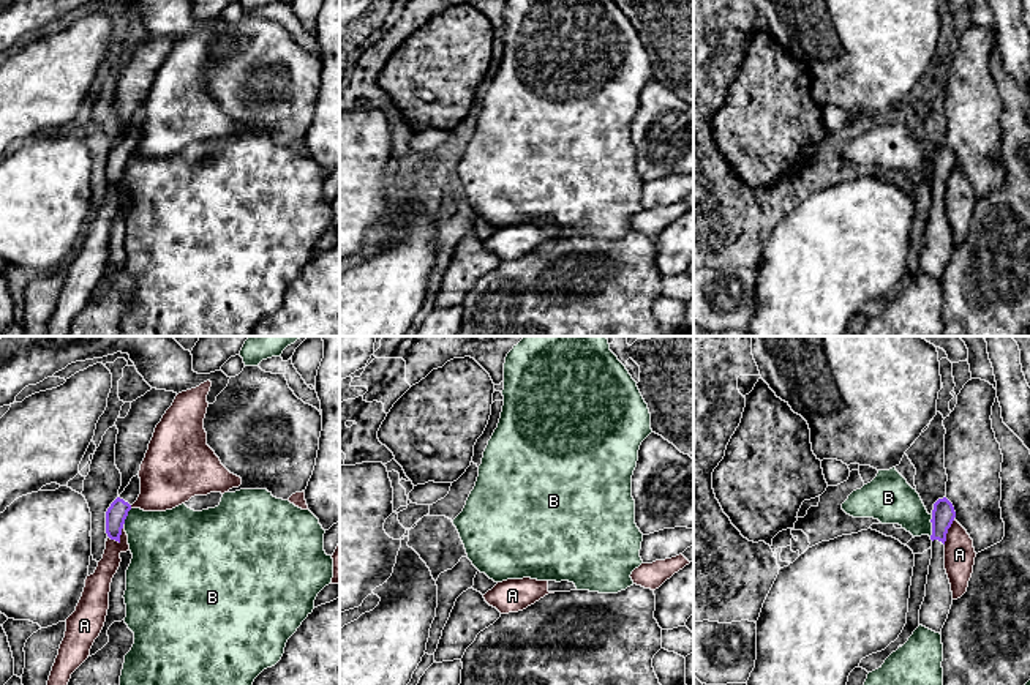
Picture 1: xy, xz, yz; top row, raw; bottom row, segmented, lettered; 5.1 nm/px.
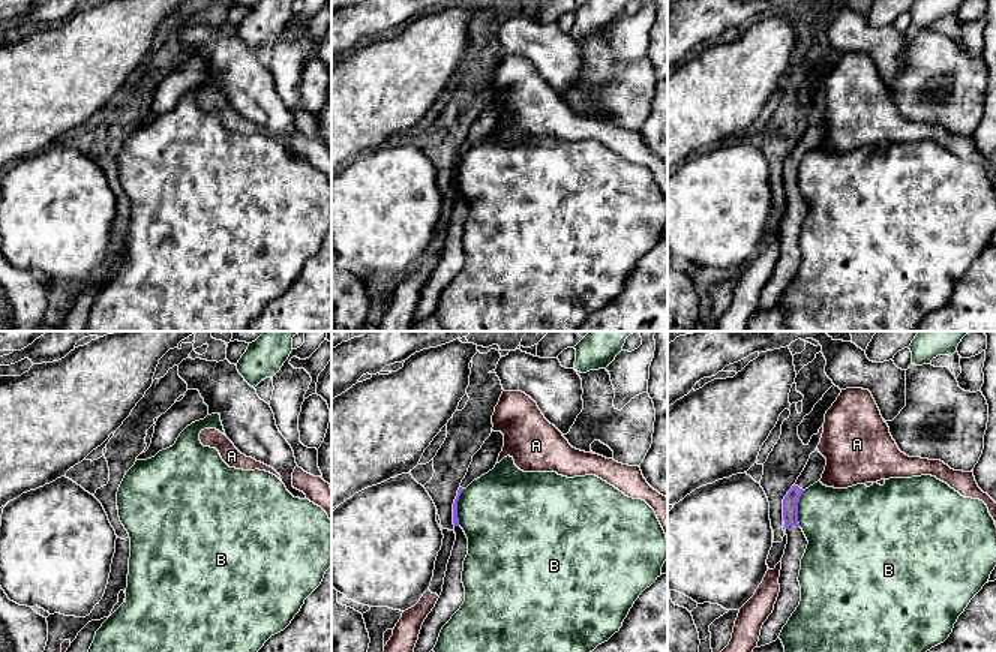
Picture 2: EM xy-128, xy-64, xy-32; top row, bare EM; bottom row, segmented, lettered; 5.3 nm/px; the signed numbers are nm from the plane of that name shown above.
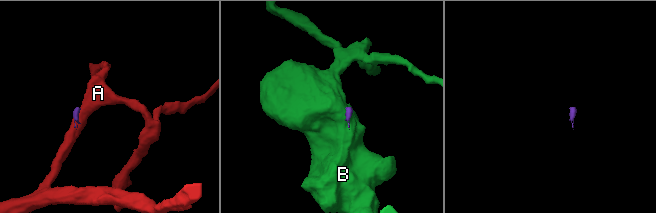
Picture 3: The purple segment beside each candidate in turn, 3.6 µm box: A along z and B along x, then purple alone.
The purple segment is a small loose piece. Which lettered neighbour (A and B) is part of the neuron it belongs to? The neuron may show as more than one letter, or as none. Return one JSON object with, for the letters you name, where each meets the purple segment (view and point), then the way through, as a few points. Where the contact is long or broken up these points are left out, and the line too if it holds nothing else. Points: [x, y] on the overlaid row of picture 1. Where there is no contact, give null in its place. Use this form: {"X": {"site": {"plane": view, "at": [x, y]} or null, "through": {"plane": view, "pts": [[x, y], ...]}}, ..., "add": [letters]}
{"add": []}

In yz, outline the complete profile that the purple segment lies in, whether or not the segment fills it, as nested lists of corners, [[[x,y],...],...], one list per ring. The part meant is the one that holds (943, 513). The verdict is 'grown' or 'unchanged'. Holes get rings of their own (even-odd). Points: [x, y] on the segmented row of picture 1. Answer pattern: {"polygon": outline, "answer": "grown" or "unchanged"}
{"polygon": [[[943,497],[934,503],[932,510],[932,559],[929,565],[926,597],[919,609],[919,625],[942,633],[948,619],[953,592],[945,570],[945,541],[948,529],[956,518],[953,503]]], "answer": "grown"}

